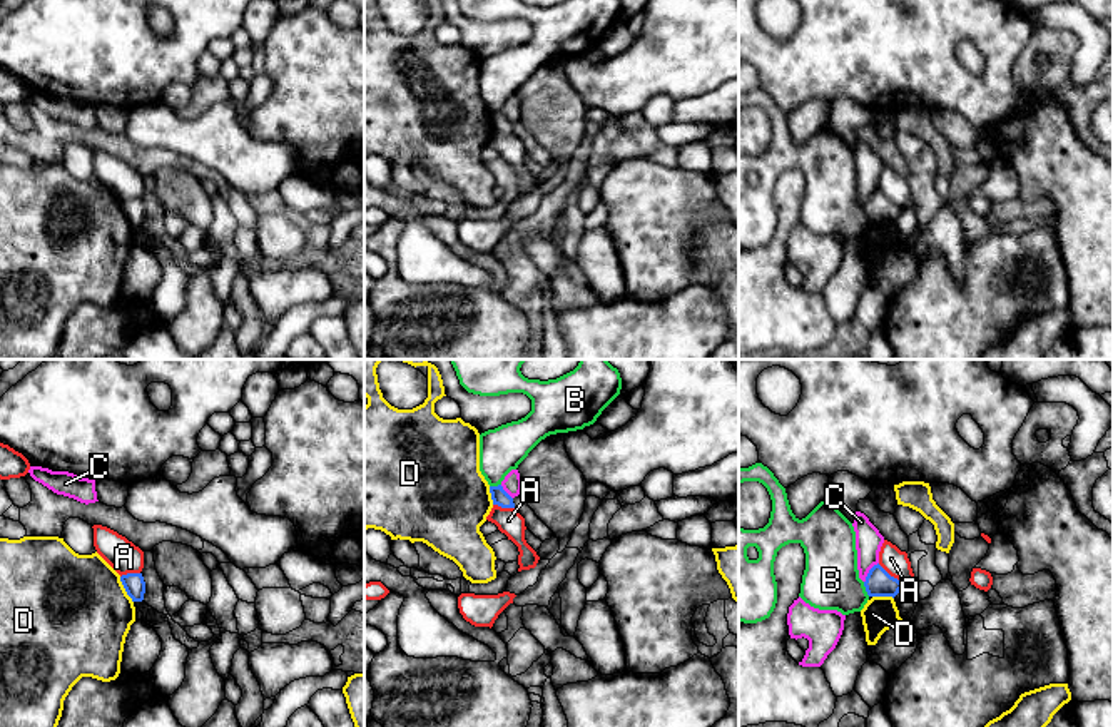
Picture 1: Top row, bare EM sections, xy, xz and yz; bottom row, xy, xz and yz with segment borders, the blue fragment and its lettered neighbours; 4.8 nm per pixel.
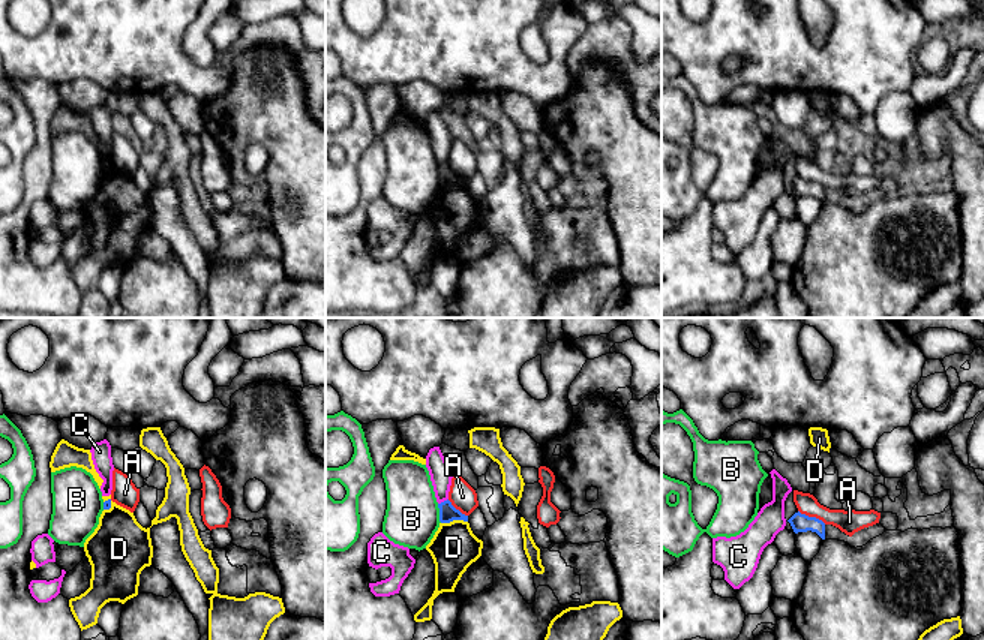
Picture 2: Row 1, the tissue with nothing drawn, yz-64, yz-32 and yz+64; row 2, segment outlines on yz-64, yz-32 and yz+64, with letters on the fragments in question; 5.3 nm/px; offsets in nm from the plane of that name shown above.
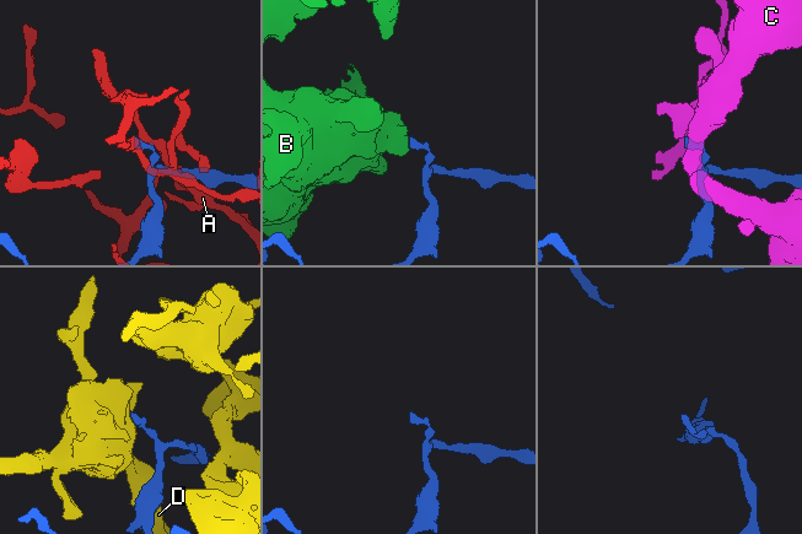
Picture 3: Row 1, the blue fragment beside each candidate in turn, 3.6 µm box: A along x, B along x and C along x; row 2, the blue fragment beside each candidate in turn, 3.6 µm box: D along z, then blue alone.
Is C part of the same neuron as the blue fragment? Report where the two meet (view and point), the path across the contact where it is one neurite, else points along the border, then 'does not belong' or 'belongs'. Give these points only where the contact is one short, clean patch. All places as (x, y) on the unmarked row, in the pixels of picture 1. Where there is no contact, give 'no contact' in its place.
contact yz (869, 198); border yz (878, 188), (864, 208); does not belong

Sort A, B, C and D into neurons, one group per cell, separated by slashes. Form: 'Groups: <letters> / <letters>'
Groups: A / B / C / D

